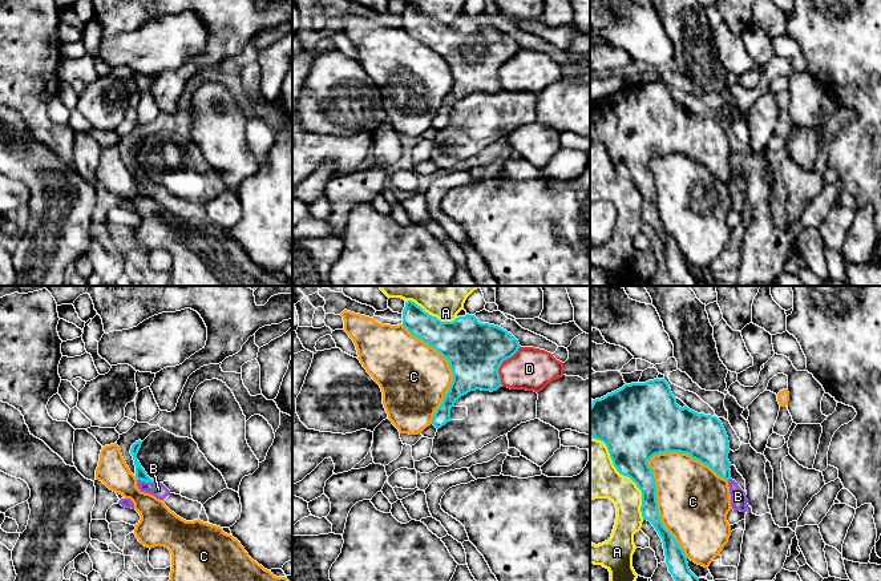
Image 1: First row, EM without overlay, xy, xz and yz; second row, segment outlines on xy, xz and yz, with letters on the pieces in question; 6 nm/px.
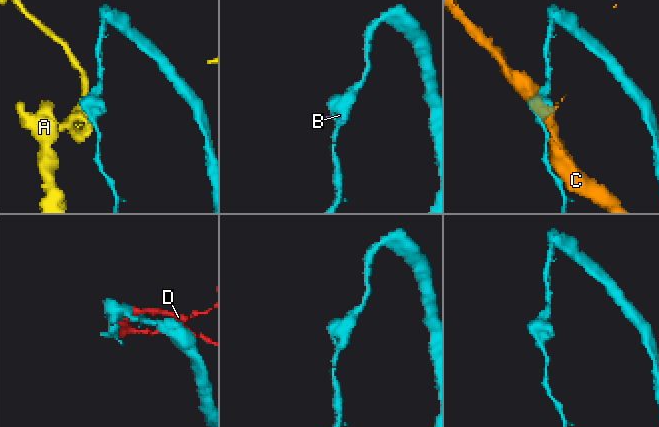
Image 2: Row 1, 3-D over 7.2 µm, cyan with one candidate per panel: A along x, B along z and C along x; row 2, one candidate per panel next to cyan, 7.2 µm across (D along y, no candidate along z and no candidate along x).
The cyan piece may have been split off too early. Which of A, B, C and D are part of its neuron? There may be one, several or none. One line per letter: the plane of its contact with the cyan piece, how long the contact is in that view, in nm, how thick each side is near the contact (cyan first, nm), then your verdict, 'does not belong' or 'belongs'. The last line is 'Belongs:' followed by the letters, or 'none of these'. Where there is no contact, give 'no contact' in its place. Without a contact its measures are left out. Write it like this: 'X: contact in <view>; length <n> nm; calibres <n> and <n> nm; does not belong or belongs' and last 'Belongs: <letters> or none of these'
A: contact in yz; length 600 nm; calibres 360 and 300 nm; does not belong
B: contact in xy; length 120 nm; calibres 70 and 90 nm; does not belong
C: contact in yz; length 650 nm; calibres 140 and 440 nm; does not belong
D: contact in xz; length 260 nm; calibres 340 and 260 nm; does not belong
Belongs: none of these

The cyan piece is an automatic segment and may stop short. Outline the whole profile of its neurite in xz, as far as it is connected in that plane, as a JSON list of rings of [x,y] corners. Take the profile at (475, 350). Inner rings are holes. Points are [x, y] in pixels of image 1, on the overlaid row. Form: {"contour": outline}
{"contour": [[[412,300],[405,302],[403,326],[449,362],[453,382],[433,415],[437,429],[450,421],[450,408],[461,396],[476,390],[497,391],[500,366],[521,347],[510,332],[481,323],[474,315],[441,322]]]}

